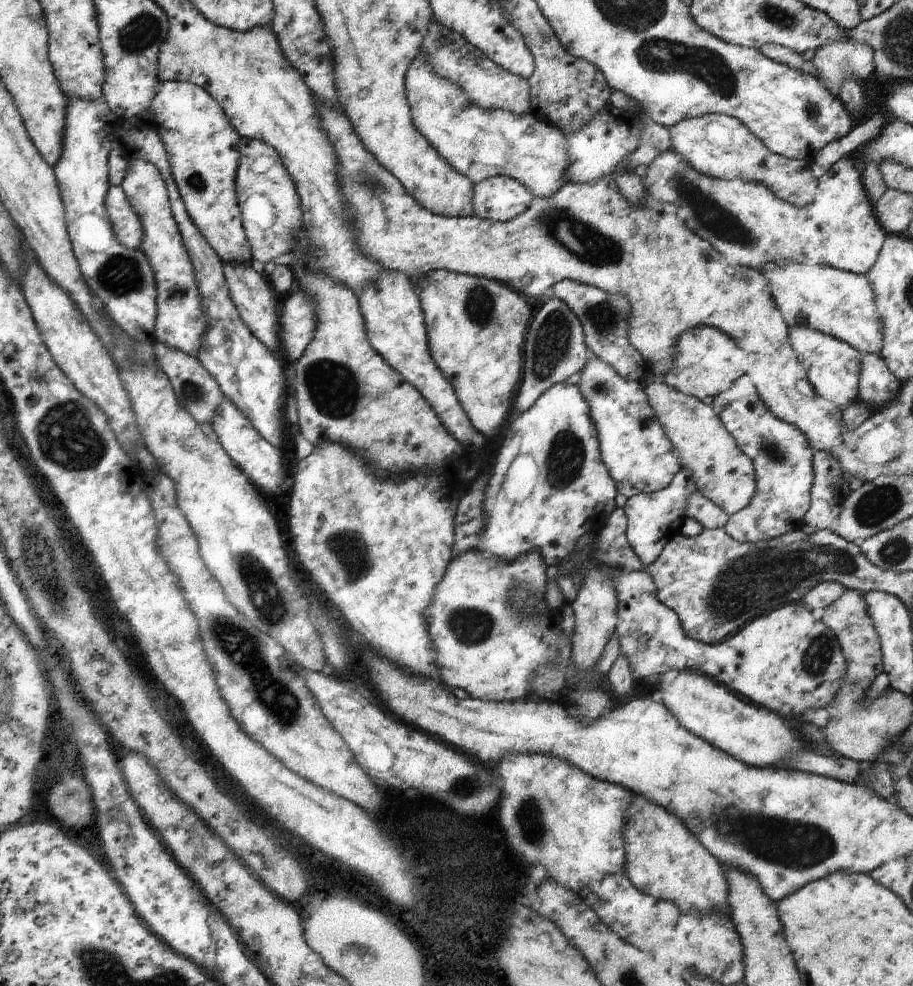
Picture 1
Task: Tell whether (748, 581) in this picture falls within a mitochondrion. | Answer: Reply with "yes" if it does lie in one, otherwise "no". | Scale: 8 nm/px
yes

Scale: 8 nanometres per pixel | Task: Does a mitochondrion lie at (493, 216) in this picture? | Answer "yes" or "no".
no

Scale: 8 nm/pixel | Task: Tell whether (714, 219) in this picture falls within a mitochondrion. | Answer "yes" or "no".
yes

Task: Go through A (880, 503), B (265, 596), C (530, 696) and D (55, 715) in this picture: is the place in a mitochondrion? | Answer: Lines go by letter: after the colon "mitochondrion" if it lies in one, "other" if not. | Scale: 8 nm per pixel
A: mitochondrion
B: mitochondrion
C: other
D: other

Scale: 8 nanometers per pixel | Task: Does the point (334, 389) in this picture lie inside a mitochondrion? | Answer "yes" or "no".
yes

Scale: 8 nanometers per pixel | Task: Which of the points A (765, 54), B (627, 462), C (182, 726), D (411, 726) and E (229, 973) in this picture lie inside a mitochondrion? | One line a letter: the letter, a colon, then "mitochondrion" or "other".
A: other
B: other
C: other
D: other
E: other

